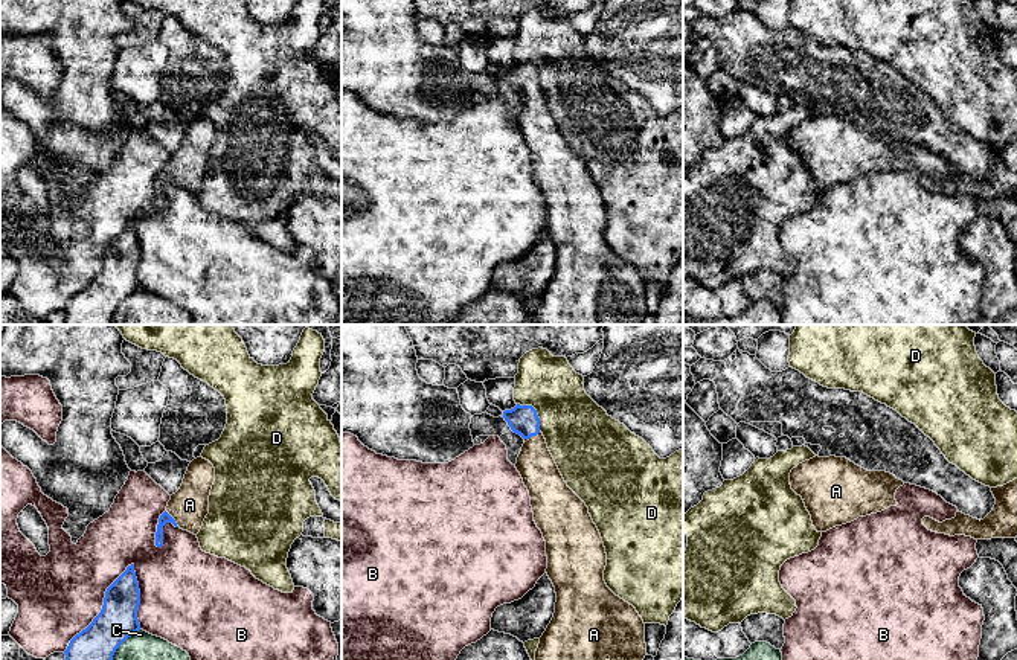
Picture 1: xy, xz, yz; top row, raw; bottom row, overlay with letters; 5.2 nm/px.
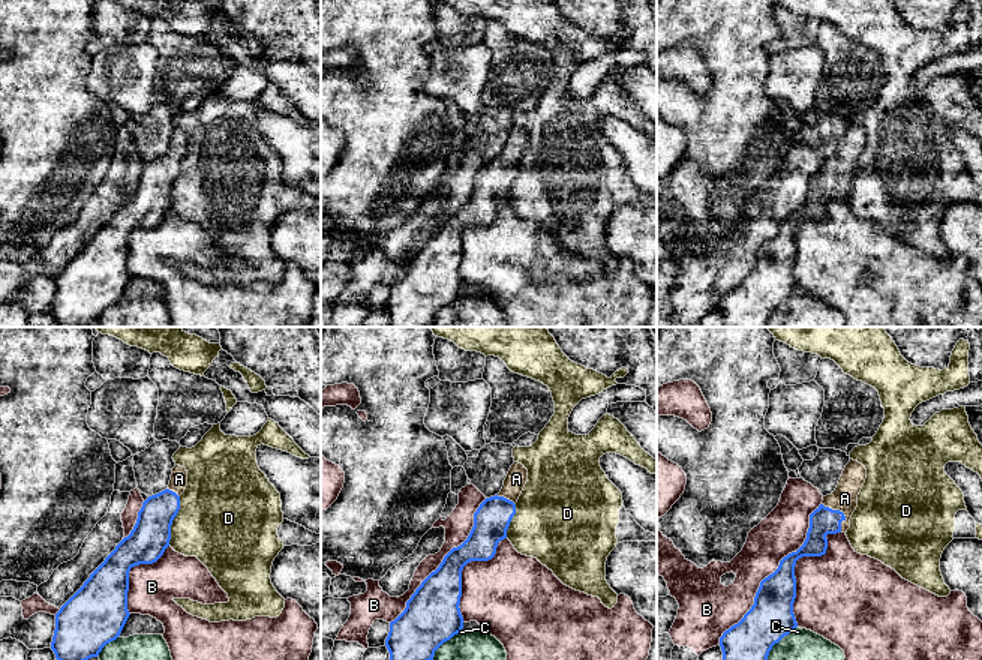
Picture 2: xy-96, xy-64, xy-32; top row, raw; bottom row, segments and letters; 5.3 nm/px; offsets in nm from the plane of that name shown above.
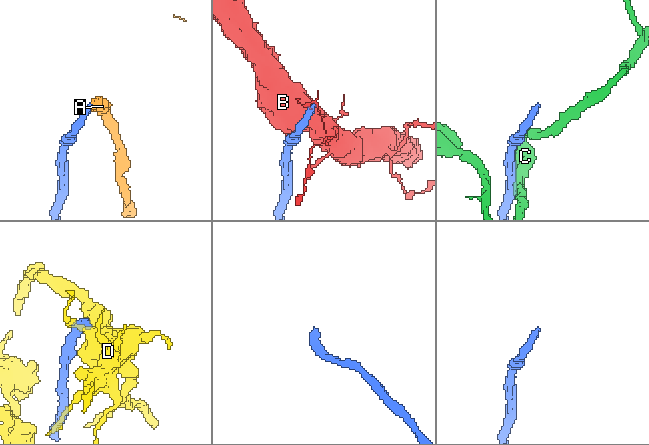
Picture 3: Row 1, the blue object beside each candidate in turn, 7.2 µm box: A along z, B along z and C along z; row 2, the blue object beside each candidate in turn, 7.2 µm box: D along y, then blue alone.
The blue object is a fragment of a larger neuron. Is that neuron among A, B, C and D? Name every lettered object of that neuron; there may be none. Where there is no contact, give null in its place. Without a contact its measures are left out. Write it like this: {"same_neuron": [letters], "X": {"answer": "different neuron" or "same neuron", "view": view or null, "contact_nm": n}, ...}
{"same_neuron": ["A"], "A": {"answer": "same neuron", "view": "xy", "contact_nm": 120}, "B": {"answer": "different neuron", "view": "xy", "contact_nm": 600}, "C": {"answer": "different neuron", "view": "xy", "contact_nm": 240}, "D": {"answer": "different neuron", "view": "xz", "contact_nm": 200}}

